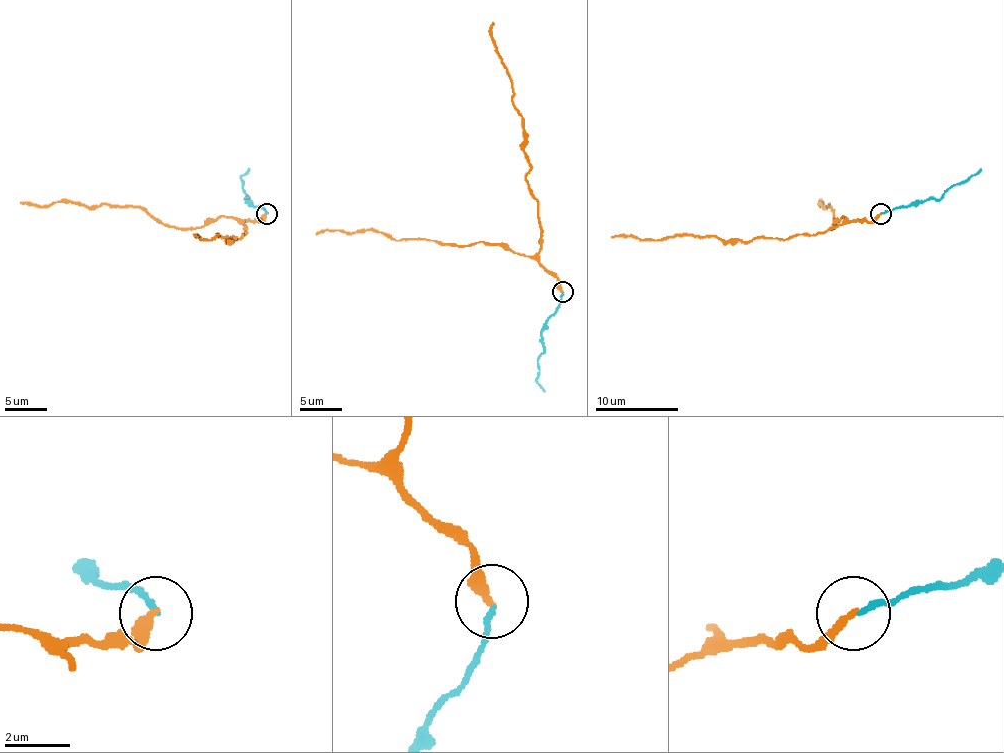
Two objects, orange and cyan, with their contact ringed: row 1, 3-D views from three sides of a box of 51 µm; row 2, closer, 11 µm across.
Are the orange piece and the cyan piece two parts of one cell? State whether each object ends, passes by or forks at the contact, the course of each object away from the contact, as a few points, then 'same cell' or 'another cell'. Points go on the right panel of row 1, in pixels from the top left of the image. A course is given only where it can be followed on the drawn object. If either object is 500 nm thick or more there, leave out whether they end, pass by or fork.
orange ends; cyan ends; course orange (880, 214), (868, 222), (851, 222), (785, 239), (745, 241), (679, 235), (656, 241), (612, 237); course cyan (882, 214), (907, 208), (922, 199), (938, 199), (980, 168); another cell

